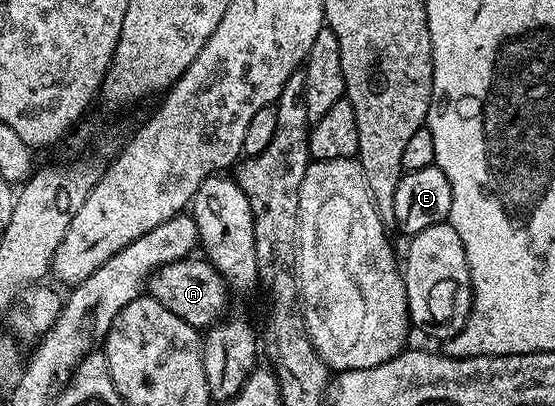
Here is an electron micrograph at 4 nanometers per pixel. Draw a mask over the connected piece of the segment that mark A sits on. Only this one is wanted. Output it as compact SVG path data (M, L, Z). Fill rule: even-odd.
M205 258L195 259L178 260L161 266L149 277L145 288L154 300L165 306L165 310L177 314L181 322L189 322L189 326L197 330L206 330L224 319L229 289L222 274L211 263Z

